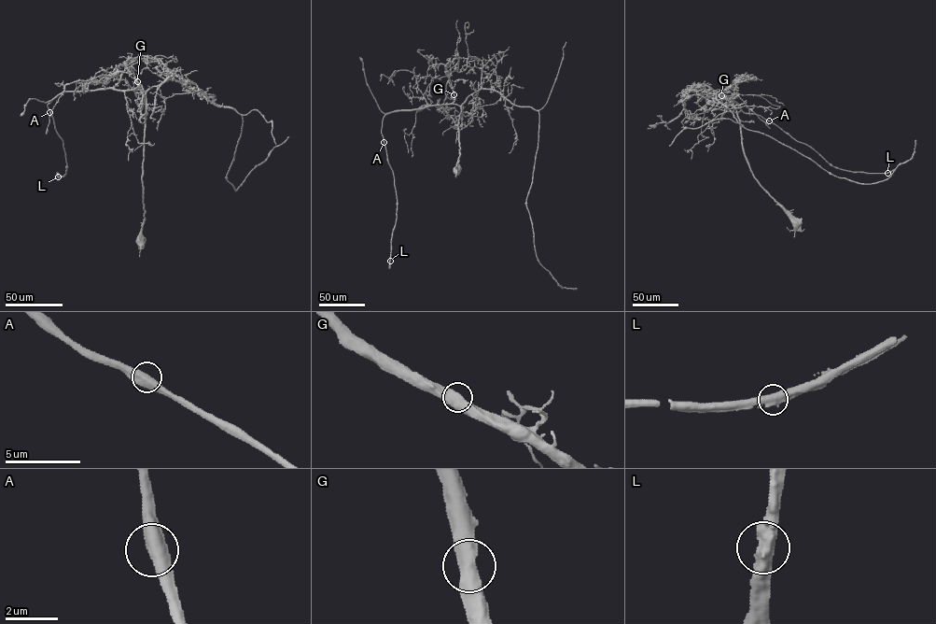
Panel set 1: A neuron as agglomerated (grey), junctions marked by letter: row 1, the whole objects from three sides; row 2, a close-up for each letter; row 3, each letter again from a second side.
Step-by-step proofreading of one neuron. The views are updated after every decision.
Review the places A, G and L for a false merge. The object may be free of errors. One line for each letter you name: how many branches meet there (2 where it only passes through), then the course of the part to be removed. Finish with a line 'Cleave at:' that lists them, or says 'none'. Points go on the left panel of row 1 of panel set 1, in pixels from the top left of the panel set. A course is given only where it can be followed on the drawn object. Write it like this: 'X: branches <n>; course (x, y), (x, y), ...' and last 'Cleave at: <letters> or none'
L: branches 2
Cleave at: L

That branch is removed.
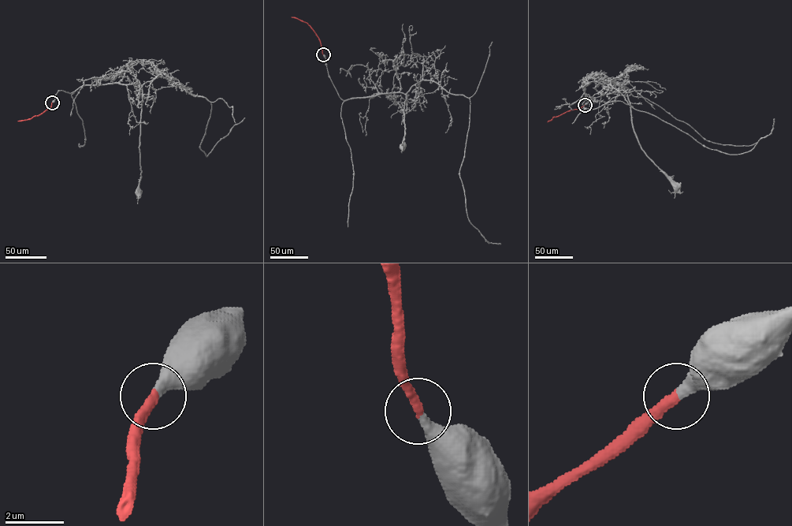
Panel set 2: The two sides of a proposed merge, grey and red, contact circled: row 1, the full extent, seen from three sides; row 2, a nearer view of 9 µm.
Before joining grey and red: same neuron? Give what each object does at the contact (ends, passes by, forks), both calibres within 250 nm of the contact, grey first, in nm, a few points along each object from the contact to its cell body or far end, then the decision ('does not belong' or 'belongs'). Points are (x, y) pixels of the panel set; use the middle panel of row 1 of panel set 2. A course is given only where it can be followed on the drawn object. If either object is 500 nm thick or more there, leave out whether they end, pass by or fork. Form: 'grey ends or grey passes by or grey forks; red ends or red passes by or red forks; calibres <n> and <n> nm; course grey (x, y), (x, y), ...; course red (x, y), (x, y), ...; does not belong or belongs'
grey ends; red ends; calibres 400 and 360 nm; course grey (323, 54), (329, 77), (339, 96), (343, 100), (390, 93), (402, 92), (405, 95), (403, 147); course red (323, 54), (320, 40), (313, 29), (306, 23), (291, 16); belongs

